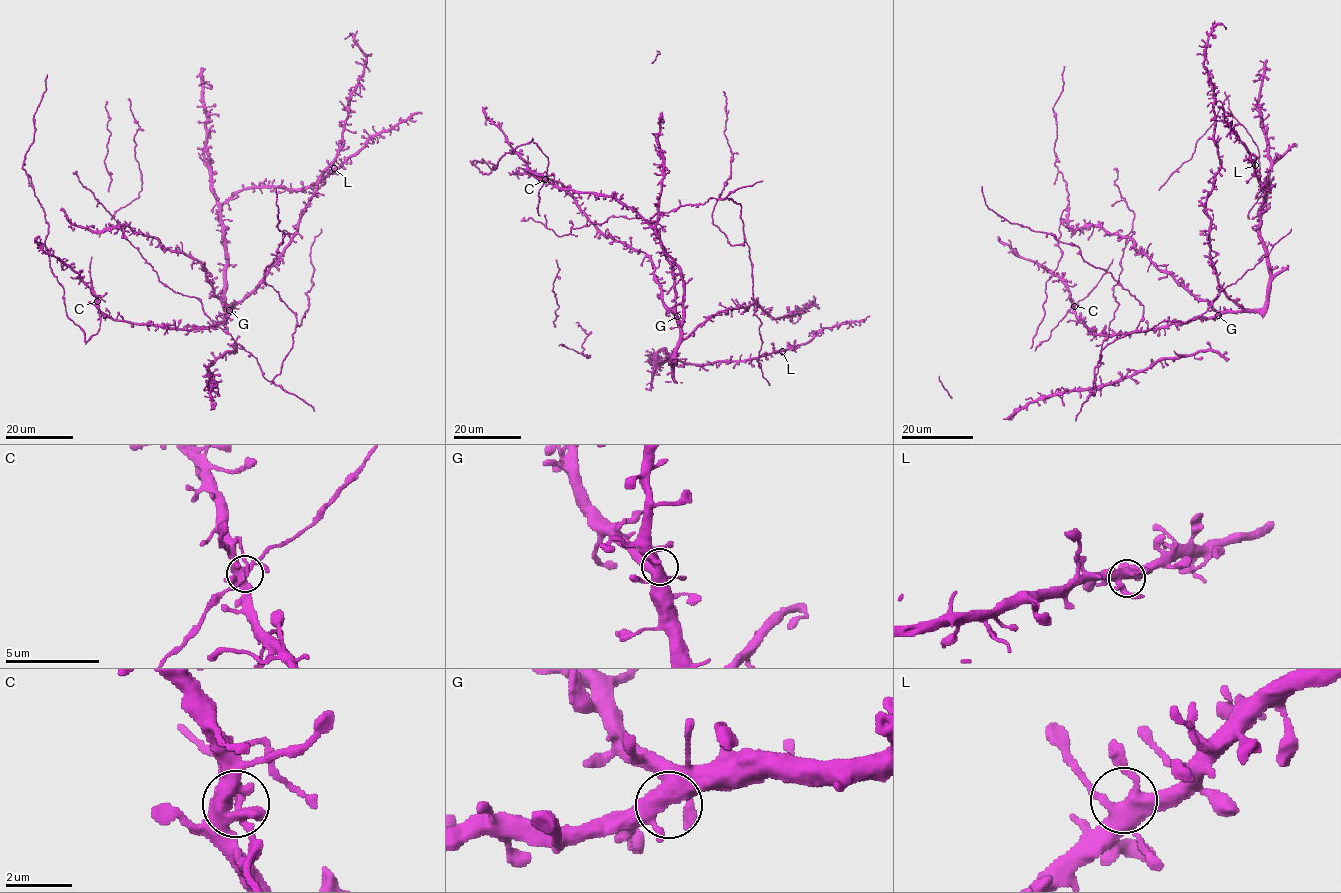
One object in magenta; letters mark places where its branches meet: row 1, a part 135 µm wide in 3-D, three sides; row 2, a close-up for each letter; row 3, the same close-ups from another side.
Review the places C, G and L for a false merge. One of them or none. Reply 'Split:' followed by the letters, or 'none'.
Split: none

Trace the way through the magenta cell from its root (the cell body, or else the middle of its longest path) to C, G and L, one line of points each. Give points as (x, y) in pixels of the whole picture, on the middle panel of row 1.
C: (651, 260), (663, 304), (675, 315), (673, 270), (658, 234), (635, 211), (610, 196), (561, 190), (545, 179)
G: (651, 260), (663, 304), (677, 316)
L: (651, 260), (663, 304), (679, 328), (673, 364), (669, 355), (708, 364), (782, 351)

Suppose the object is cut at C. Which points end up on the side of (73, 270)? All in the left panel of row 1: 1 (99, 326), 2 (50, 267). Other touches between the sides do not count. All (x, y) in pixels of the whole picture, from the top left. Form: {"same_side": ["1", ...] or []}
{"same_side": []}

